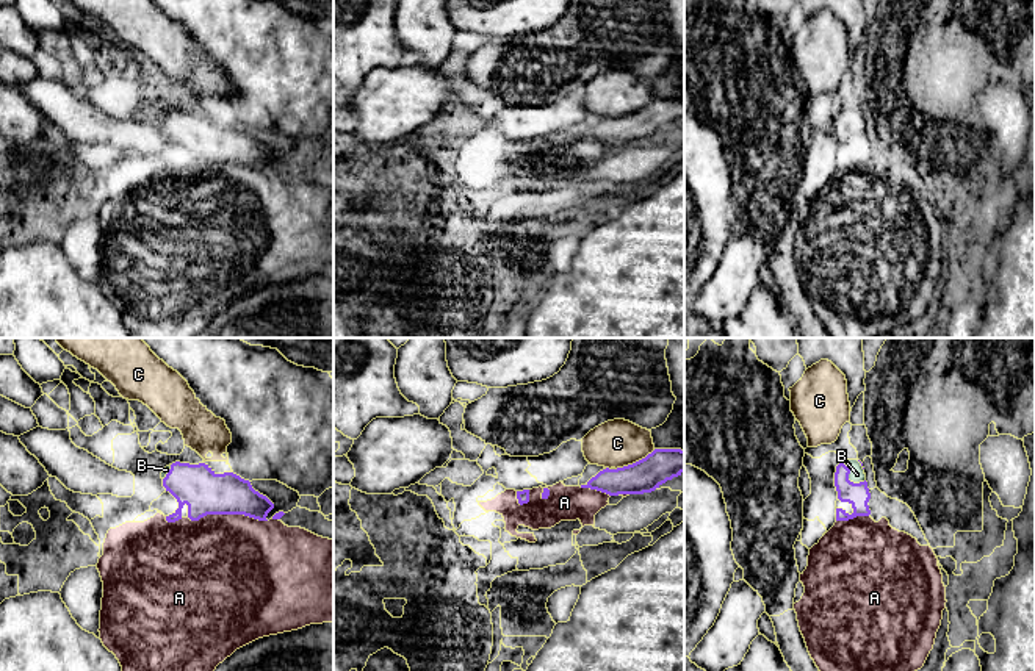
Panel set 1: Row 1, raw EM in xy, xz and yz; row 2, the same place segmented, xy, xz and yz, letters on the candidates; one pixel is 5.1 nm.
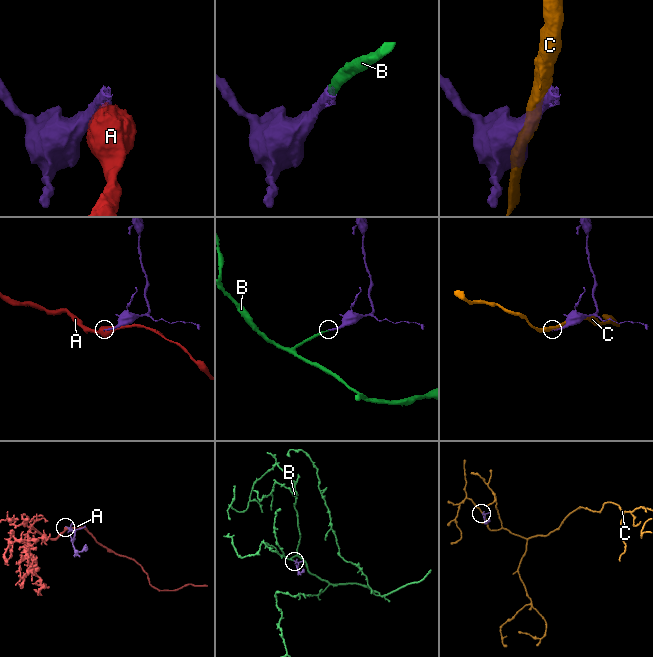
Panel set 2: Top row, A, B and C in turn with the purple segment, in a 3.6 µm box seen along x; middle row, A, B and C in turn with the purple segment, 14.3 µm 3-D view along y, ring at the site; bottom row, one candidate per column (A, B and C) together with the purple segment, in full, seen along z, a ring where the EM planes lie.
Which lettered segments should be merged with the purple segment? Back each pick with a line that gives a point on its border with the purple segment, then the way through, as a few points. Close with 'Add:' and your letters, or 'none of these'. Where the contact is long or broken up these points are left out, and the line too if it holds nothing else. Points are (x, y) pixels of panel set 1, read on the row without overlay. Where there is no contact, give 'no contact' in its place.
Add: none of these

